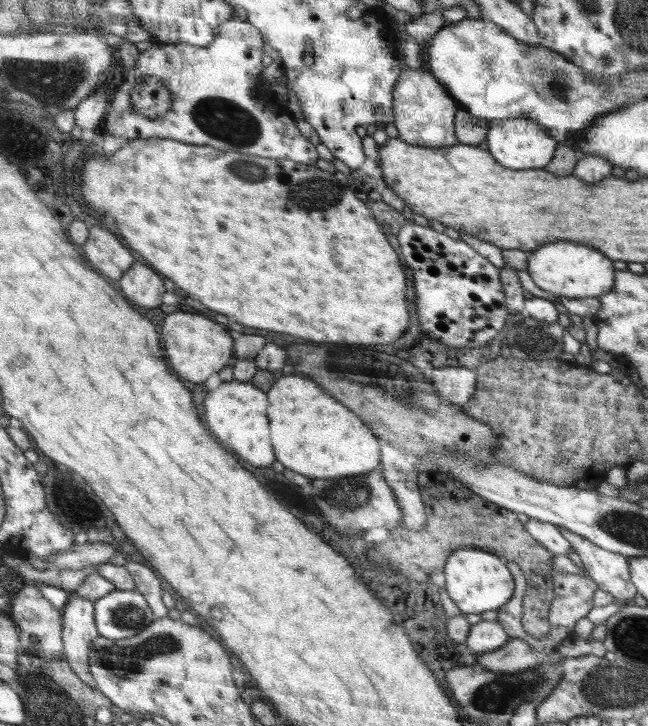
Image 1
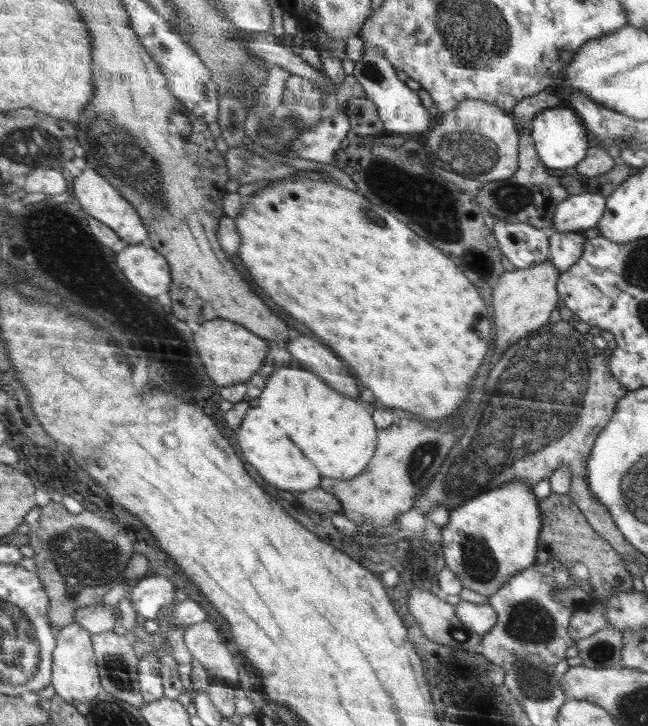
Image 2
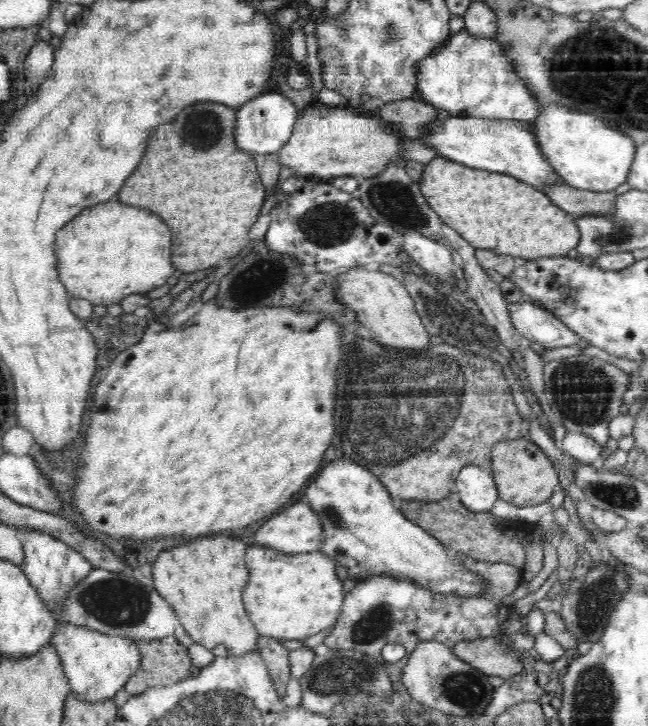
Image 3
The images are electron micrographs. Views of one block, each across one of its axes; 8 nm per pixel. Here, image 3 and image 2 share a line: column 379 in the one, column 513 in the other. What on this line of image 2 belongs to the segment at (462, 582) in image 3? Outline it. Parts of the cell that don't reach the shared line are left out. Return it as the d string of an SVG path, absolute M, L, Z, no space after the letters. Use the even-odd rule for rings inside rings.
M521 480L480 494L452 509L448 522L439 528L446 567L468 590L490 597L511 577L537 562L542 515L533 486Z

